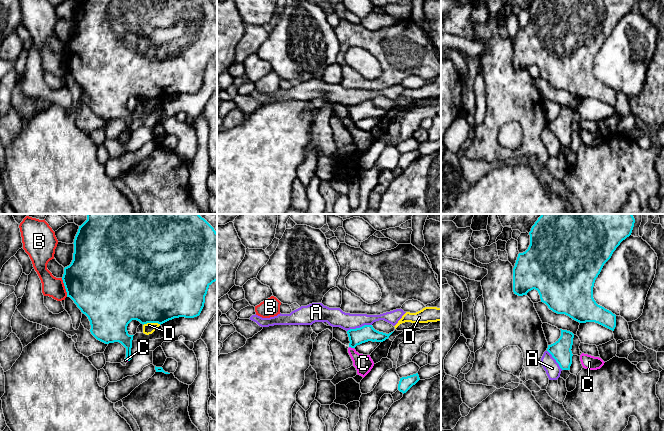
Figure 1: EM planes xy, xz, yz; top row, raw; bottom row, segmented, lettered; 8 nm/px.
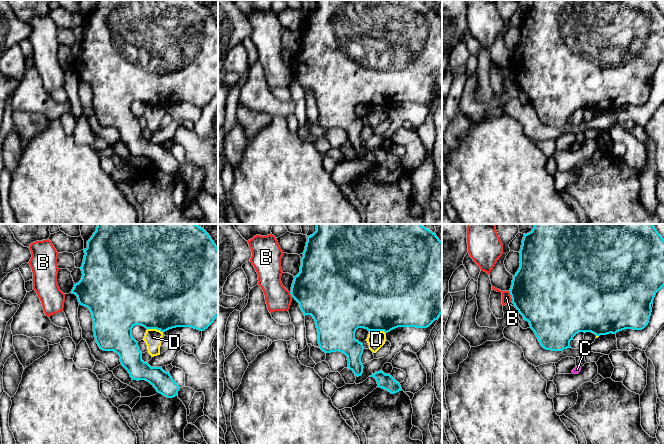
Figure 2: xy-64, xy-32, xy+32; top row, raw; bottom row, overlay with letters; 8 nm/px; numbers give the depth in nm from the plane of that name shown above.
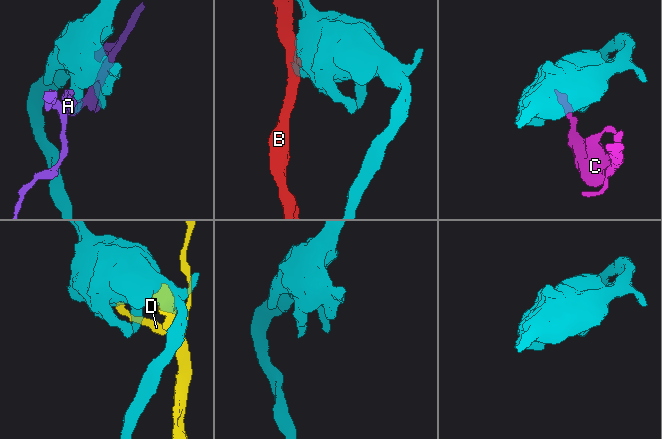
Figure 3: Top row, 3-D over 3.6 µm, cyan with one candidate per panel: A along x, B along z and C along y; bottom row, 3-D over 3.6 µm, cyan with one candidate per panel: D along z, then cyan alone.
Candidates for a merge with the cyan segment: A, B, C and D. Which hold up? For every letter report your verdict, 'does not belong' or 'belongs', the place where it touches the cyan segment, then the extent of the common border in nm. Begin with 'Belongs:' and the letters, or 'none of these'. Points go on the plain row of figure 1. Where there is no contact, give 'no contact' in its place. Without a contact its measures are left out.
Belongs: none of these
A: does not belong | xz (360, 103) | 200 nm
B: does not belong | xy (65, 63) | 160 nm
C: does not belong | xz (351, 123) | 40 nm
D: does not belong | xy (151, 98) | 140 nm

